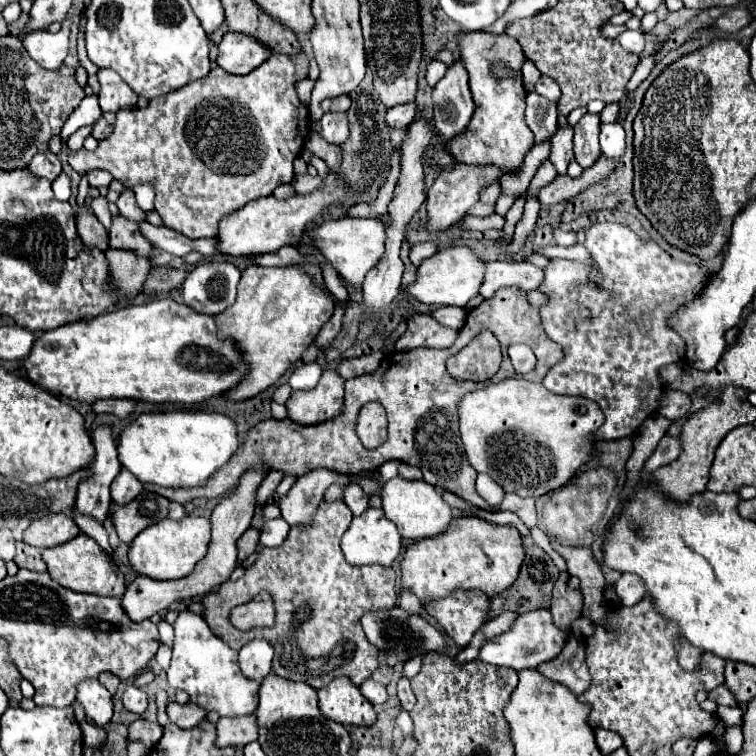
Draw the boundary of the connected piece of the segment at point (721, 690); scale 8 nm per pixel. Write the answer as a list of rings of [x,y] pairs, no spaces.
[[[719,686],[719,688],[713,688],[711,690],[711,700],[717,702],[717,704],[723,704],[723,706],[737,706],[737,698],[729,692],[727,686]]]

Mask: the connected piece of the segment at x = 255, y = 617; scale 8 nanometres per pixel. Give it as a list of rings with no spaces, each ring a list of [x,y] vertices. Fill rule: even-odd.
[[[261,592],[255,600],[231,610],[231,624],[241,630],[249,630],[253,626],[273,626],[273,618],[275,608],[267,592]]]

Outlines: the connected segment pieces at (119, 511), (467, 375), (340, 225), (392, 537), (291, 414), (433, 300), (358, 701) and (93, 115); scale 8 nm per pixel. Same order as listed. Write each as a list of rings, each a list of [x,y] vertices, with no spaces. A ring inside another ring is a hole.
[[[141,492],[135,500],[131,500],[125,506],[111,502],[109,518],[121,542],[129,544],[141,530],[163,520],[167,516],[167,506],[169,506],[167,498],[151,492]]]
[[[481,332],[447,360],[447,372],[459,380],[489,380],[499,370],[499,364],[499,340],[491,332]]]
[[[339,218],[323,222],[311,236],[303,236],[299,242],[305,244],[309,240],[311,246],[321,250],[321,254],[333,264],[333,268],[347,280],[351,286],[361,286],[367,272],[383,258],[385,252],[385,224],[381,220],[363,220],[363,218]]]
[[[369,508],[361,516],[353,518],[351,528],[343,534],[341,550],[347,562],[355,566],[393,566],[401,552],[401,536],[397,526],[385,518],[383,510]]]
[[[325,370],[321,380],[311,390],[293,392],[287,400],[287,418],[297,424],[321,424],[343,412],[345,380],[337,370]]]
[[[451,244],[447,248],[441,248],[431,258],[423,260],[417,268],[417,282],[409,288],[405,288],[411,296],[415,296],[419,302],[425,304],[451,304],[451,306],[465,306],[471,298],[479,294],[479,288],[483,284],[485,276],[485,260],[481,254],[467,246],[467,244]]]
[[[347,676],[333,678],[325,688],[317,690],[317,694],[321,714],[343,726],[371,726],[377,718],[373,704],[365,700],[359,686]]]
[[[91,94],[91,96],[85,96],[83,102],[75,108],[75,112],[69,116],[69,120],[65,122],[63,130],[61,130],[61,138],[67,140],[73,132],[77,132],[79,128],[83,126],[91,126],[99,116],[101,116],[101,108],[97,104],[97,96]]]

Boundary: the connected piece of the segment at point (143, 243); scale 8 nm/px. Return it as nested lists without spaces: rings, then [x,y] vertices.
[[[123,216],[113,218],[113,226],[109,230],[109,246],[117,250],[137,252],[137,256],[145,256],[145,258],[149,258],[151,254],[151,244],[141,236],[137,224]]]

